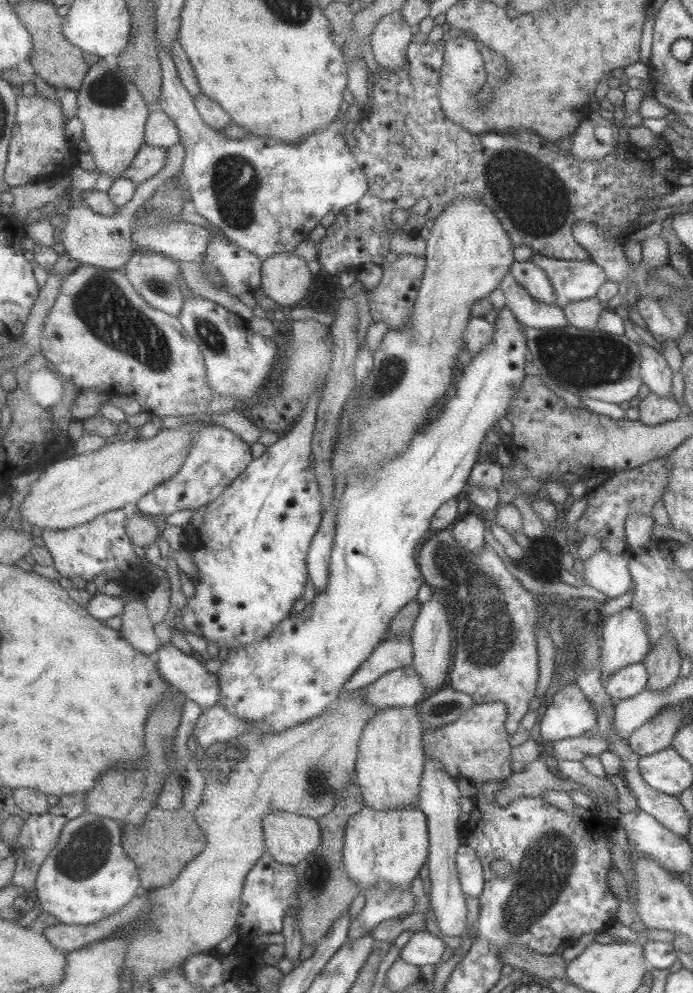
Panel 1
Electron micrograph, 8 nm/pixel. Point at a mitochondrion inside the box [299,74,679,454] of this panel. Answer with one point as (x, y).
(512, 175)

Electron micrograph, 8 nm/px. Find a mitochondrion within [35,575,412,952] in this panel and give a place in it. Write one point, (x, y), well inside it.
(76, 861)

